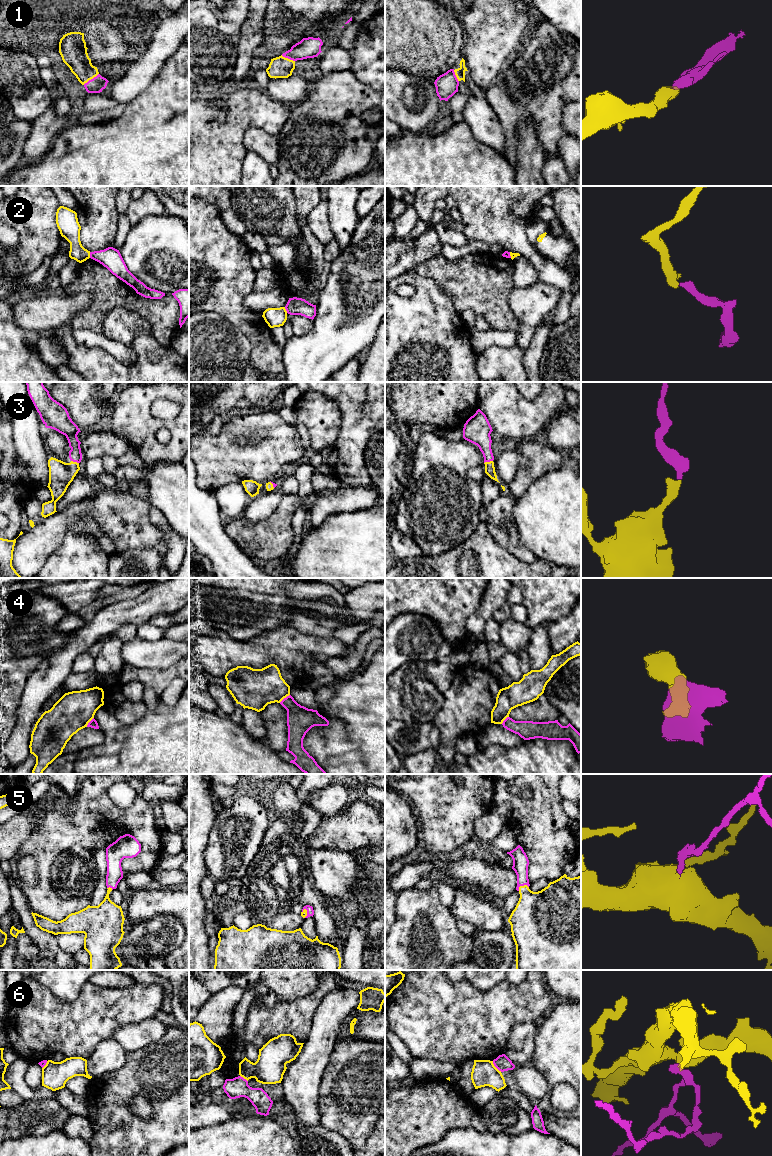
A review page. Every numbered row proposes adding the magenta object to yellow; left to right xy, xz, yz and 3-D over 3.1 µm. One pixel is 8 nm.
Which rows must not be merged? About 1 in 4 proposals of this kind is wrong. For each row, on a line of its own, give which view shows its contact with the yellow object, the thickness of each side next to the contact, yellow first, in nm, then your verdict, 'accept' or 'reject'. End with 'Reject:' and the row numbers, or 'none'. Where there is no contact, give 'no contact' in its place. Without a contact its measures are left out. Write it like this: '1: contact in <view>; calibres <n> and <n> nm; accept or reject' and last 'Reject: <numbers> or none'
1: contact in xy; calibres 220 and 120 nm; accept
2: contact in xy; calibres 150 and 160 nm; reject
3: contact in yz; calibres 80 and 190 nm; accept
4: contact in xz; calibres 320 and 220 nm; reject
5: contact in yz; calibres 360 and 130 nm; accept
6: contact in yz; calibres 200 and 120 nm; reject
Reject: 2, 4, 6

